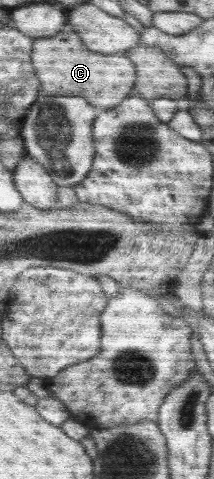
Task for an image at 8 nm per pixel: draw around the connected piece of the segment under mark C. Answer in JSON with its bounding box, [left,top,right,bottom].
[32,33,136,109]

